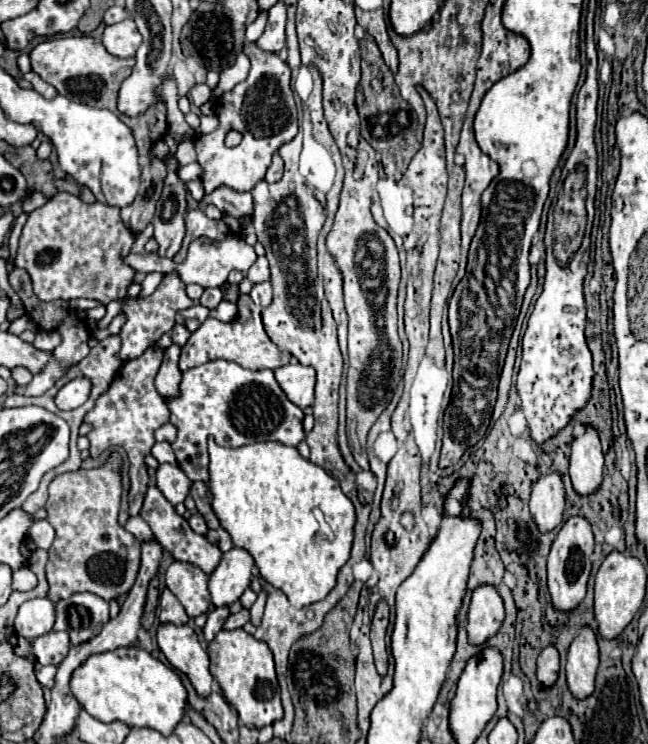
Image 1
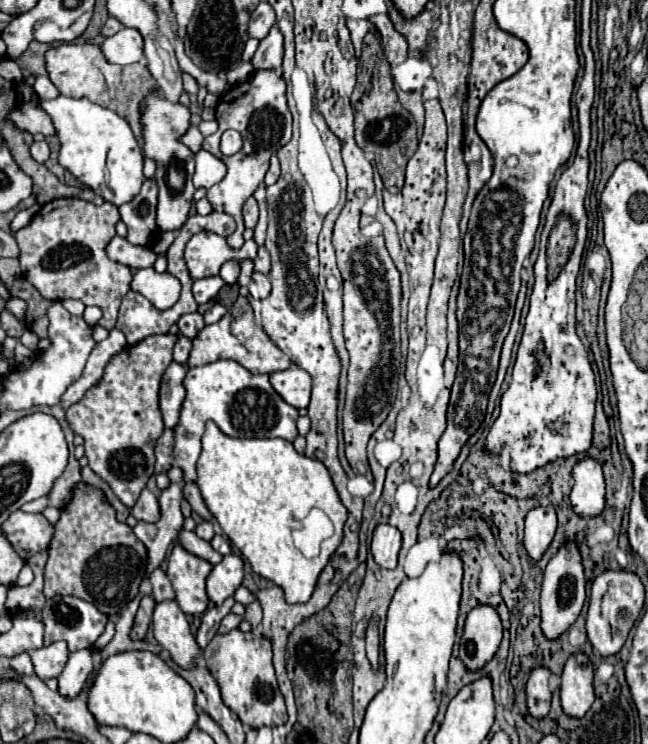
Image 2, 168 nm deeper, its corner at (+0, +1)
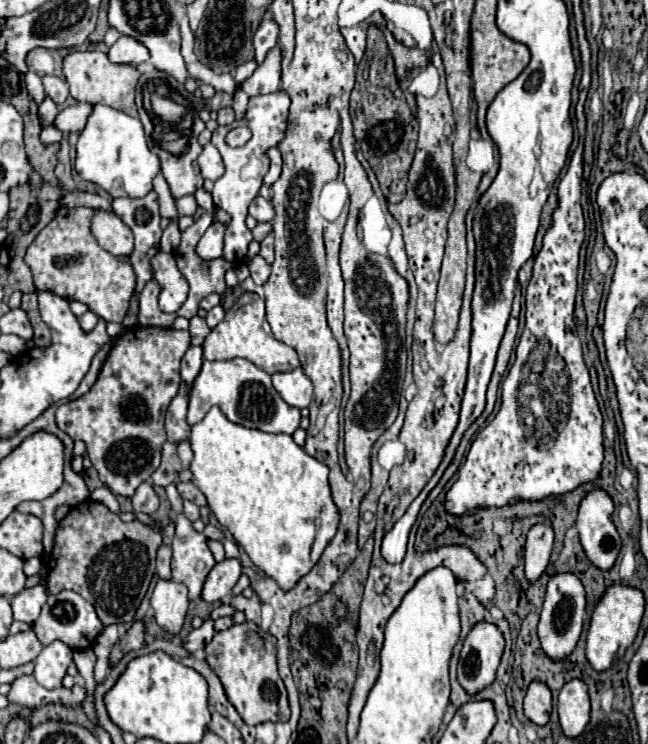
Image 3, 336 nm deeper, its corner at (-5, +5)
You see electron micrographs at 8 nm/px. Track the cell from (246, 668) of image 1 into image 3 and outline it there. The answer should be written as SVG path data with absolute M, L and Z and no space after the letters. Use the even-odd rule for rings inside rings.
M244 622L234 624L228 630L218 632L212 642L206 646L206 660L210 668L218 674L224 684L226 696L232 706L238 710L246 724L262 724L262 722L288 722L290 720L290 706L282 678L276 670L276 646L274 636L262 632L256 624ZM254 632L262 638L262 648L254 648L248 644L248 634Z

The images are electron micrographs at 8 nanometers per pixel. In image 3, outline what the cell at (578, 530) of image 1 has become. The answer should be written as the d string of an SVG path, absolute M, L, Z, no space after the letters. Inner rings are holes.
M572 572L554 574L546 588L544 608L540 612L540 624L538 624L538 636L540 636L542 650L550 658L562 660L564 656L568 656L574 650L574 646L580 638L580 632L582 632L584 614L586 614L586 592L584 592L580 578Z

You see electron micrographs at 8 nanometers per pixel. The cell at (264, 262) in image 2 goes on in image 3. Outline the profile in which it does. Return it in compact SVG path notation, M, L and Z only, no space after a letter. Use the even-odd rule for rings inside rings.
M268 234L268 236L260 242L260 256L262 256L268 264L274 262L274 236L272 236L272 234Z

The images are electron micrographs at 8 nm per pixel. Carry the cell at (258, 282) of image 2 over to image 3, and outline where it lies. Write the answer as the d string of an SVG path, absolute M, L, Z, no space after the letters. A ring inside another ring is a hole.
M256 256L252 260L252 264L250 264L250 276L252 276L254 284L258 284L258 286L262 286L262 284L268 282L268 278L270 278L270 266L266 264L266 260L262 256Z

